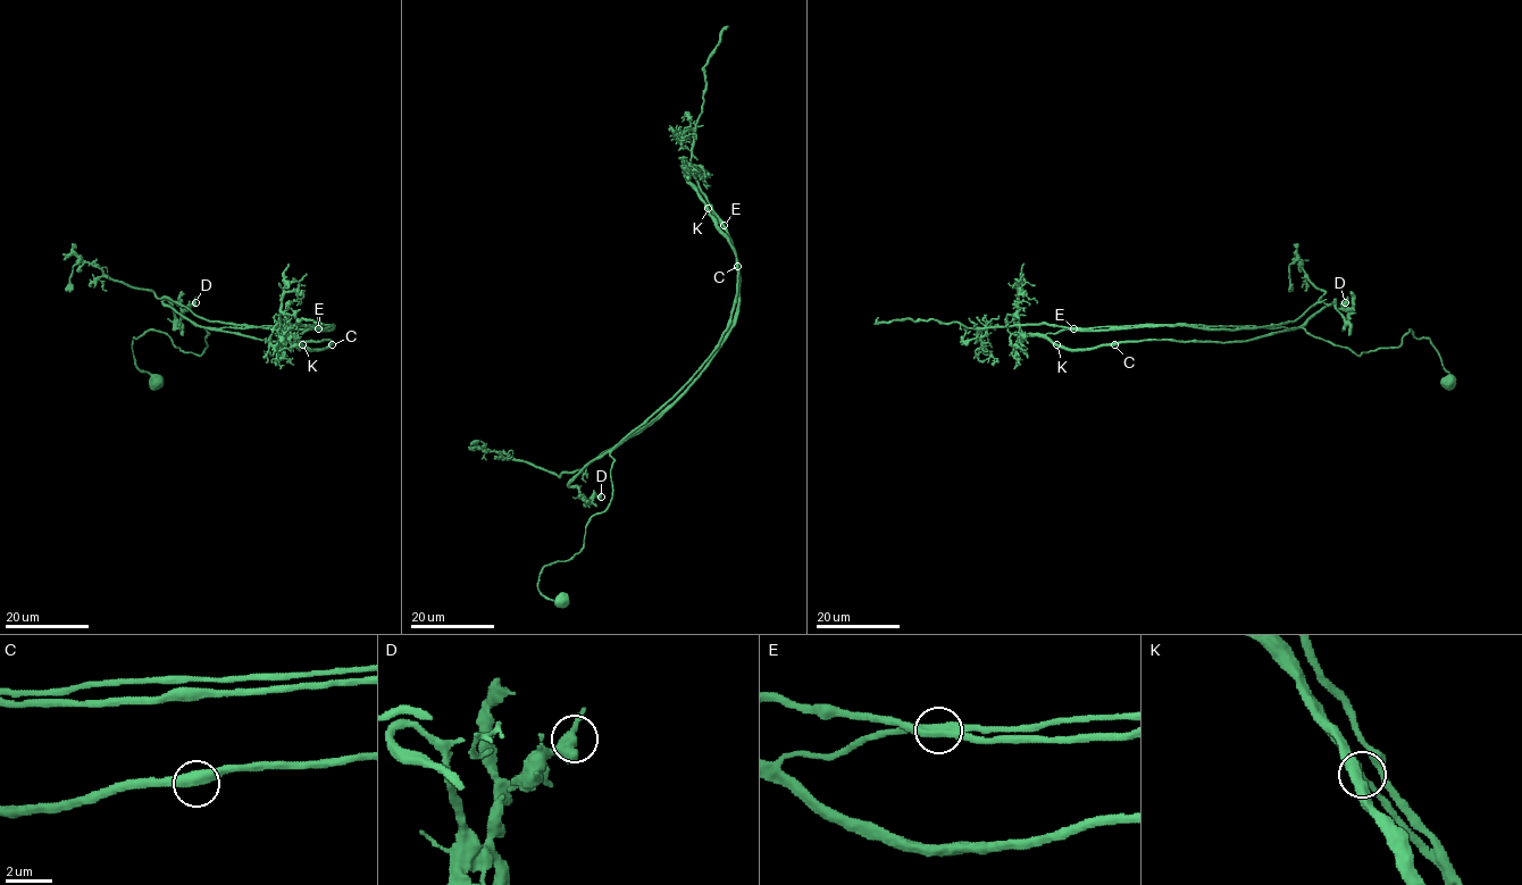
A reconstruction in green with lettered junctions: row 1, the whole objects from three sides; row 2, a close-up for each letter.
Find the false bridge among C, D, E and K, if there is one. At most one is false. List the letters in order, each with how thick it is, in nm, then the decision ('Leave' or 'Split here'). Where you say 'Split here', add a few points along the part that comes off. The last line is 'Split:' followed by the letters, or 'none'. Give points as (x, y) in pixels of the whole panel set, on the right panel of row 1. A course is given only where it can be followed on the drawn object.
C: Thickness 480 nm. Leave
D: Thickness 500 nm. Leave
E: Thickness 480 nm. Split here. Course of the part to remove: (1073, 330), (1276, 326), (1294, 322), (1324, 292), (1294, 260), (1289, 267), (1291, 290)
K: Thickness 480 nm. Leave
Split: E

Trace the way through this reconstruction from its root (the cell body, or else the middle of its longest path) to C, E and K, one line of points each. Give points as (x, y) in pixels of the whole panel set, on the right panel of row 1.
C: (1217, 326), (1067, 328), (1045, 335), (1069, 349), (1114, 344)
E: (1217, 326), (1073, 330)
K: (1217, 326), (1067, 328), (1045, 335), (1056, 344)

